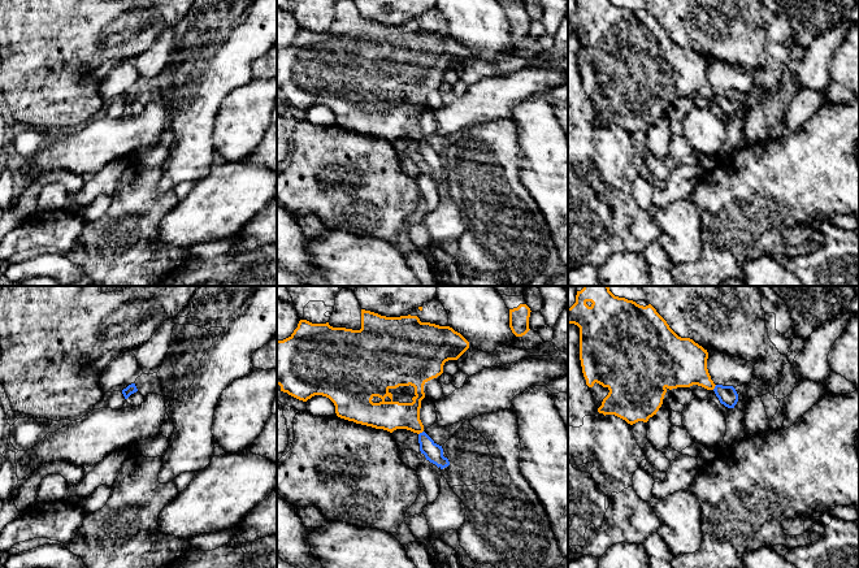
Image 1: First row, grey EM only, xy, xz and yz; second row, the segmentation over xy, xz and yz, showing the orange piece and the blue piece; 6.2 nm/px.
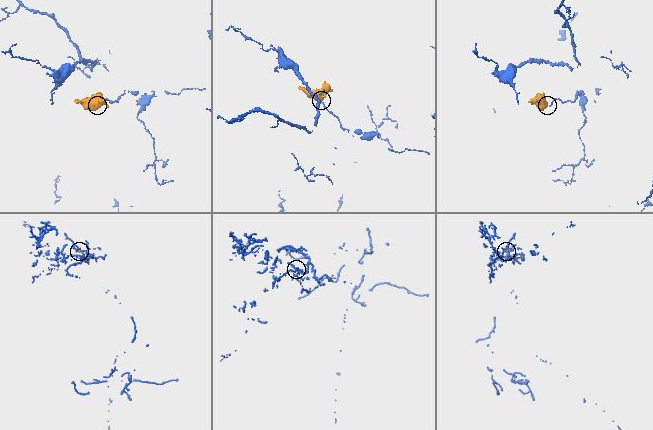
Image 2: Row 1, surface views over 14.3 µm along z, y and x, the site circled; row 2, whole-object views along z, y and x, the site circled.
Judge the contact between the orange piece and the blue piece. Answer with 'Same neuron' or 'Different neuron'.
Different neuron

